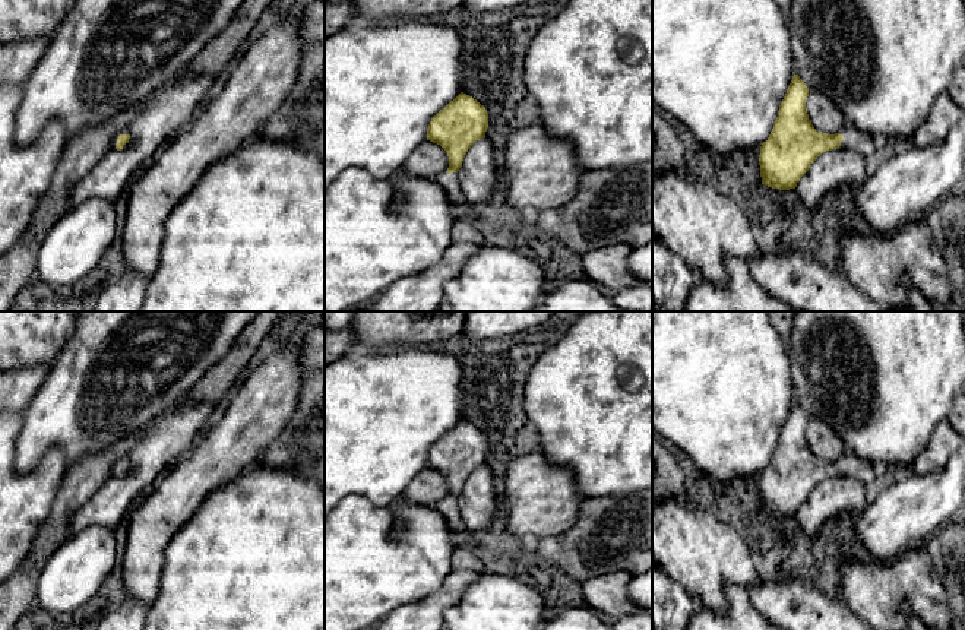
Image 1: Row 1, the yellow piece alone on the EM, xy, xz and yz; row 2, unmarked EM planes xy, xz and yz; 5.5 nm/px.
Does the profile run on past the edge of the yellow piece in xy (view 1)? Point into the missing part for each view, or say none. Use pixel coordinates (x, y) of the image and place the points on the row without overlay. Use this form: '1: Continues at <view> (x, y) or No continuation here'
1: Continues at xy (126, 459)

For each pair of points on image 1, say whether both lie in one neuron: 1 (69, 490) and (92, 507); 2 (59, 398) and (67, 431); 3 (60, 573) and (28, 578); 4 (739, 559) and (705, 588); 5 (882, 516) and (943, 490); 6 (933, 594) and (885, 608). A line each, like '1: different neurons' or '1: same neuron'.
1: different neurons
2: same neuron
3: different neurons
4: same neuron
5: same neuron
6: same neuron

